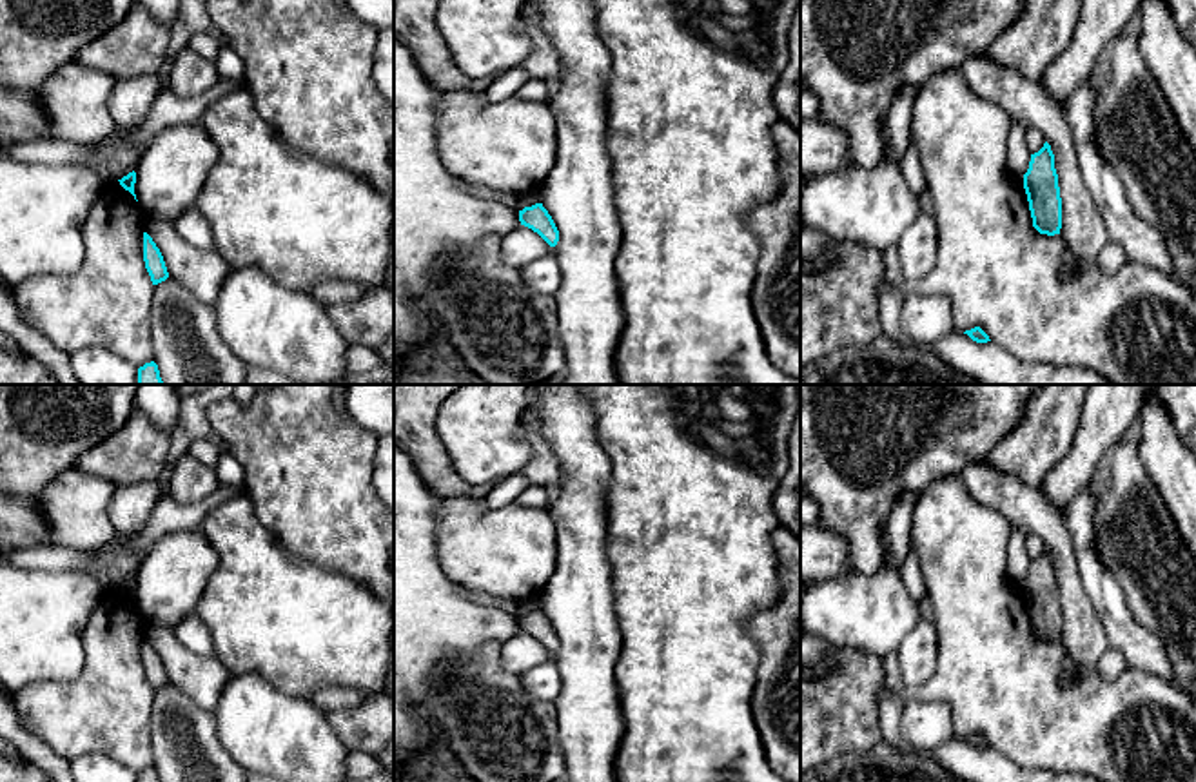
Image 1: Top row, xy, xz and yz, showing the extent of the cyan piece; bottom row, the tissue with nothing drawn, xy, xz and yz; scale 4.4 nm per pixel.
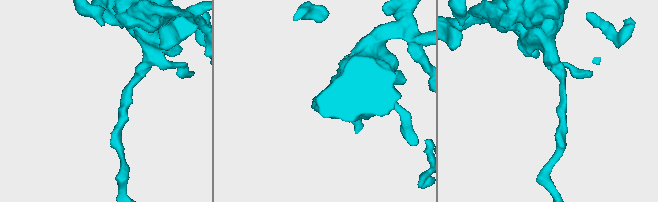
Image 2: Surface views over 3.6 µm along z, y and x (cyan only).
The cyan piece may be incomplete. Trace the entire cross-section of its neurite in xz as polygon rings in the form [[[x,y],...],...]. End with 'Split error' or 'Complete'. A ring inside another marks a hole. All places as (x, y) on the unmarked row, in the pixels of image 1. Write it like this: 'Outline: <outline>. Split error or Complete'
Outline: [[[459,586],[459,593],[483,606],[494,606],[505,610],[519,619],[521,631],[537,639],[550,653],[559,648],[559,637],[541,610],[539,595],[528,599],[499,599],[481,591],[466,590]]]. Split error

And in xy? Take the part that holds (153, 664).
Outline: [[[143,639],[143,668],[152,691],[158,691],[169,684],[163,662],[147,639]]]. Complete

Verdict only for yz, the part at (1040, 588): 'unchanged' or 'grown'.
grown

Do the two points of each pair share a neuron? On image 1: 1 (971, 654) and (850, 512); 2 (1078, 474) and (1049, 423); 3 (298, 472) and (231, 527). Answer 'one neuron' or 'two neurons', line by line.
1: two neurons
2: two neurons
3: two neurons

